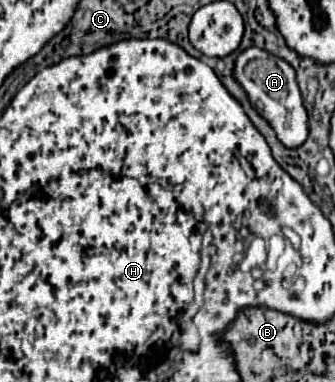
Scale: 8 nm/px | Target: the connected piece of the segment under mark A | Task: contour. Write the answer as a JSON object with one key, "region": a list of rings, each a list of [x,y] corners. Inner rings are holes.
{"region":[[[249,47],[237,55],[233,77],[245,89],[253,109],[275,129],[279,141],[285,147],[295,149],[307,139],[307,111],[303,107],[303,99],[295,81],[295,71],[289,63],[259,47]]]}

